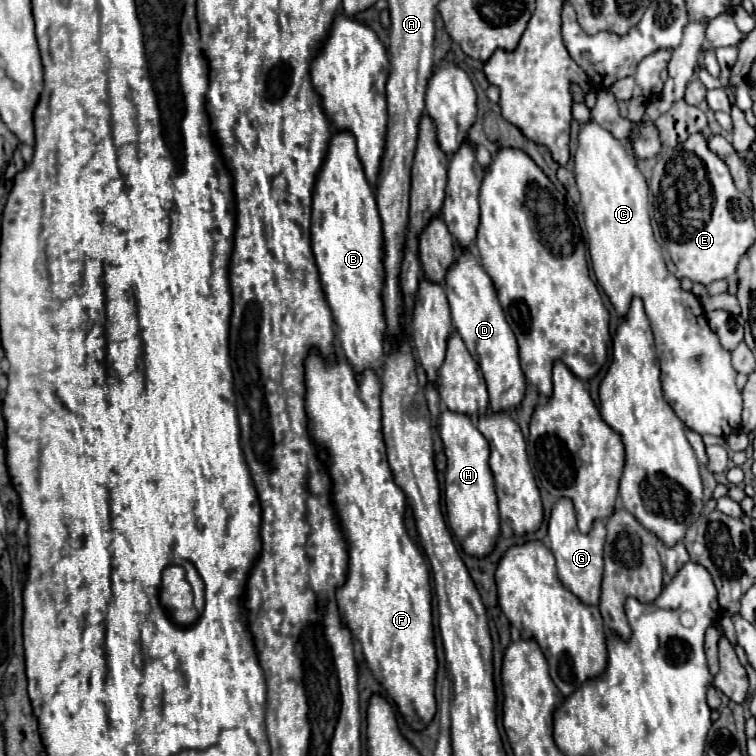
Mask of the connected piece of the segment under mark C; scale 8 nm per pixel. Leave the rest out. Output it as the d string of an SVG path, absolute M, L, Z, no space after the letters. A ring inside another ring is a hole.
M593 118L587 120L577 136L577 150L575 150L575 180L579 188L580 202L585 214L585 231L588 252L591 254L591 264L595 278L603 292L613 302L619 316L625 316L629 302L633 296L639 296L645 304L645 314L651 322L657 346L657 359L661 362L661 384L663 394L669 406L675 410L679 420L697 434L711 434L727 438L735 432L741 424L741 410L743 400L741 392L735 386L735 368L731 366L731 354L723 350L719 338L709 330L707 318L703 312L701 302L695 298L693 292L683 292L679 280L667 272L665 260L661 254L661 246L653 238L651 230L651 216L647 210L647 180L635 164L635 158L625 150L625 146L605 128L601 128Z

